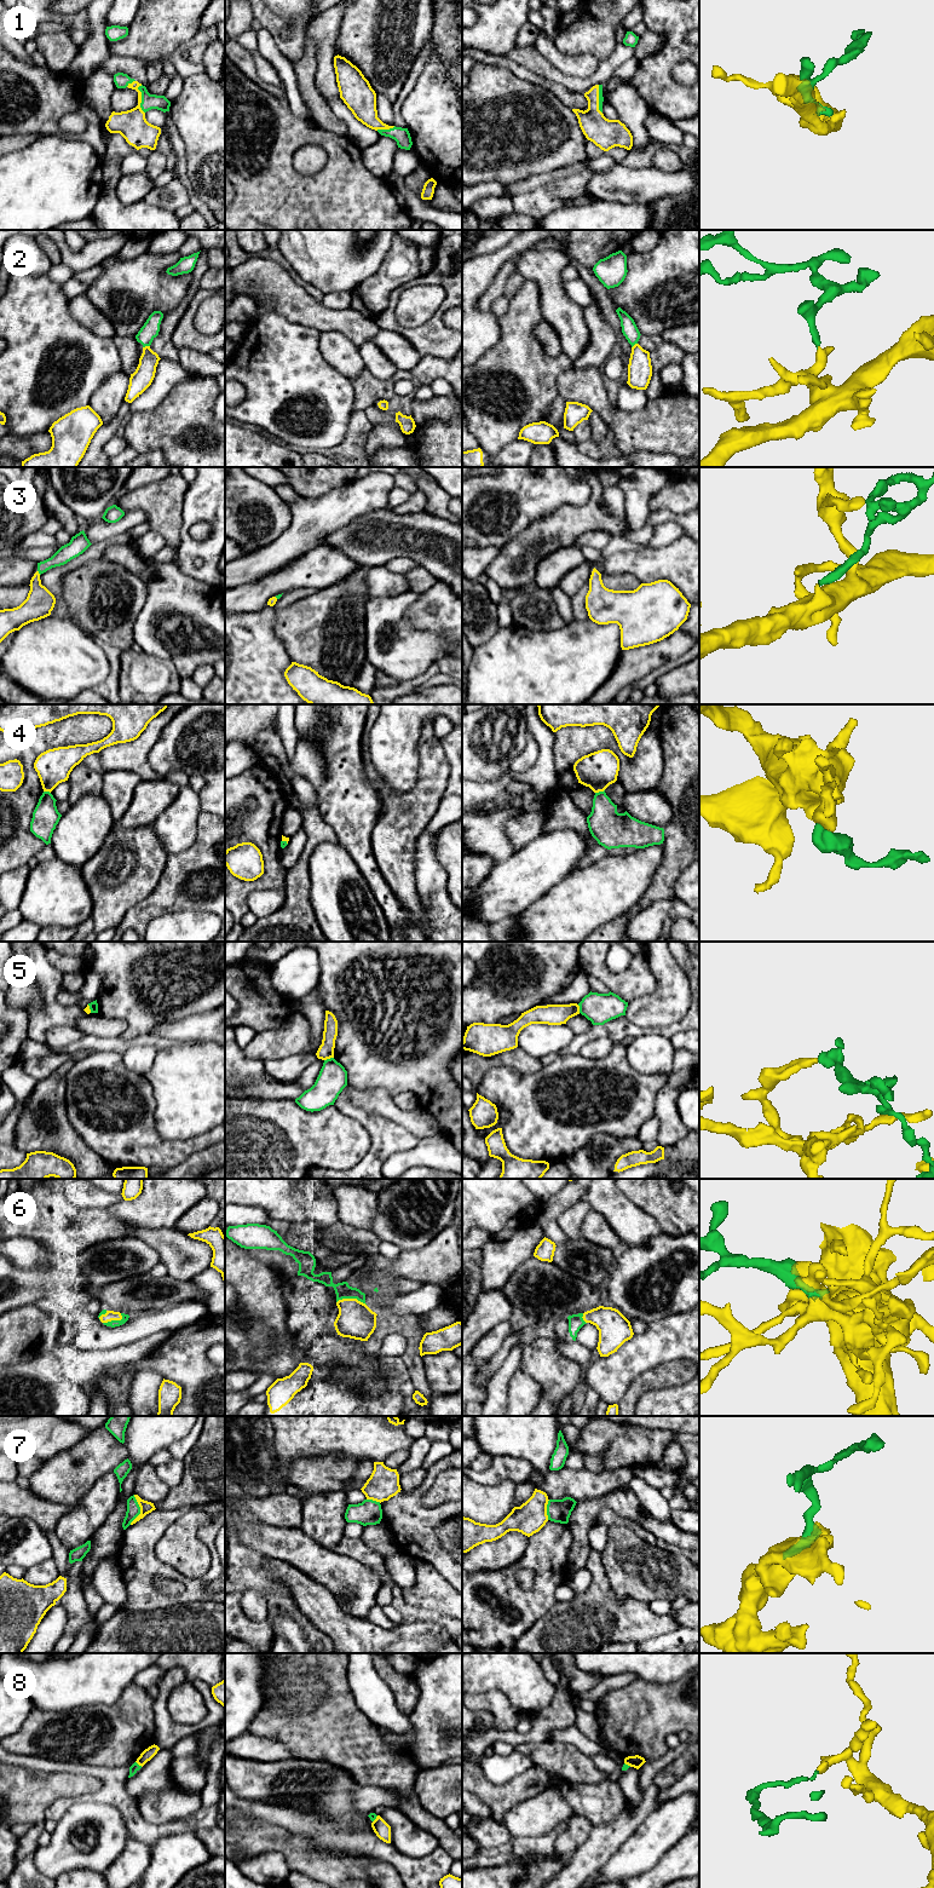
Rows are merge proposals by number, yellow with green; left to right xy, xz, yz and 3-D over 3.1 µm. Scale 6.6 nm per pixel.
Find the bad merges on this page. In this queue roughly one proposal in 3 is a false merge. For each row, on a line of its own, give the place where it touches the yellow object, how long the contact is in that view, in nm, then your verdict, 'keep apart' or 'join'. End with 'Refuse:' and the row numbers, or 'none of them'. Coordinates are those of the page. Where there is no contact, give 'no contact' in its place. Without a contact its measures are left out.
1: contact xy (140, 99); length 190 nm; join
2: contact xy (145, 346); length 50 nm; join
3: contact xy (38, 573); length 40 nm; join
4: contact yz (599, 790); length 70 nm; keep apart
5: contact xz (328, 1058); length 70 nm; keep apart
6: contact xz (351, 1299); length 200 nm; join
7: contact xy (140, 1509); length 200 nm; join
8: contact xy (139, 1765); length 60 nm; join
Refuse: 4, 5

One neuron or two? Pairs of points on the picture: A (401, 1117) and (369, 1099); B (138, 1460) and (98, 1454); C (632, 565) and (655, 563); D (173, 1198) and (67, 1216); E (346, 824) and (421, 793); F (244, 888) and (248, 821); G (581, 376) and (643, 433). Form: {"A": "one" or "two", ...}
{"A": "one", "B": "two", "C": "one", "D": "two", "E": "two", "F": "one", "G": "one"}

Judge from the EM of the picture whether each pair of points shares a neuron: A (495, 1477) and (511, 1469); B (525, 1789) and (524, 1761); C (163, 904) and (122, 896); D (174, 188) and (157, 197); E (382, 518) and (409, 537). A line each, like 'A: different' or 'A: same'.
A: same
B: different
C: different
D: same
E: same

